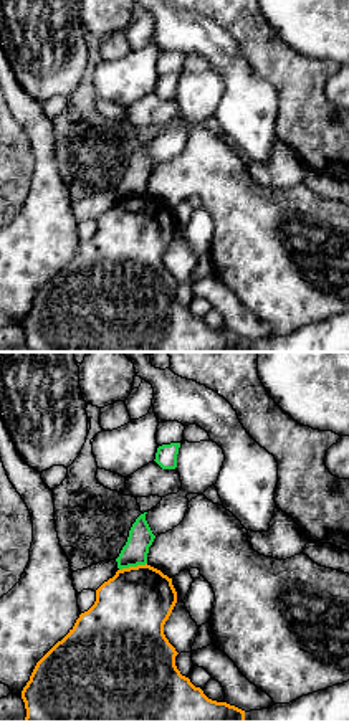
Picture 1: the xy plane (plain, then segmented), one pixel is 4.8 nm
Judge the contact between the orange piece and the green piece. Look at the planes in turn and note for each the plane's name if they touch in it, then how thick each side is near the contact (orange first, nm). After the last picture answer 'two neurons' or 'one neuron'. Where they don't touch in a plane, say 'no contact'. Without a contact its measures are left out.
meets orange in xy; 360 nm thick on the orange side, 120 nm on the other

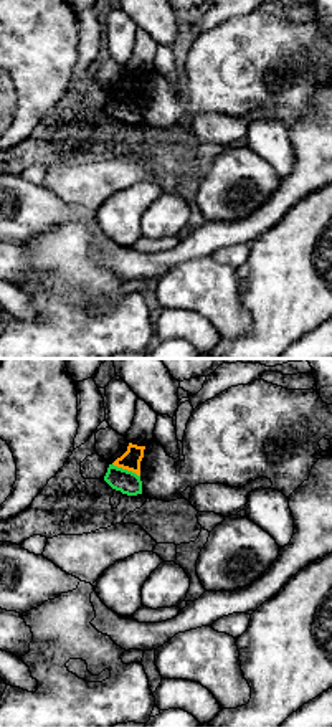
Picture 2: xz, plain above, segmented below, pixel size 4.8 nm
meets orange in xz; 100 nm thick on the orange side, 110 nm on the other

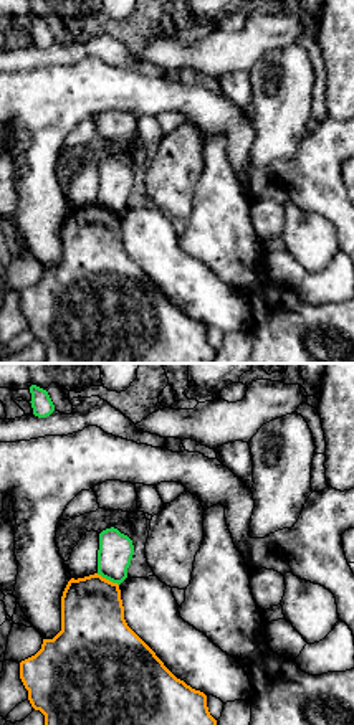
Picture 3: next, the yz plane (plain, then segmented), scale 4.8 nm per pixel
meets orange in yz; 320 nm thick on the orange side, 170 nm on the other

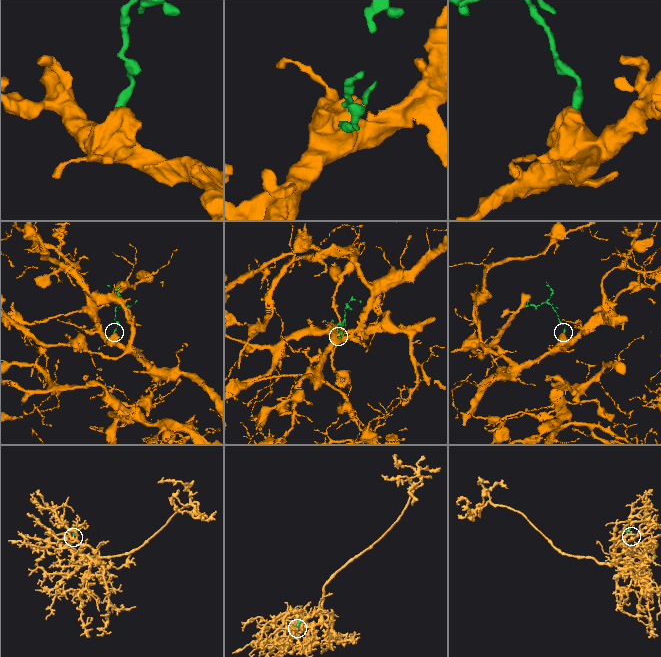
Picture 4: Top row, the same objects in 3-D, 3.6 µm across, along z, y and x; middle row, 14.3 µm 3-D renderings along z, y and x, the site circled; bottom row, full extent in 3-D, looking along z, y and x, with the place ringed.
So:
two neurons

